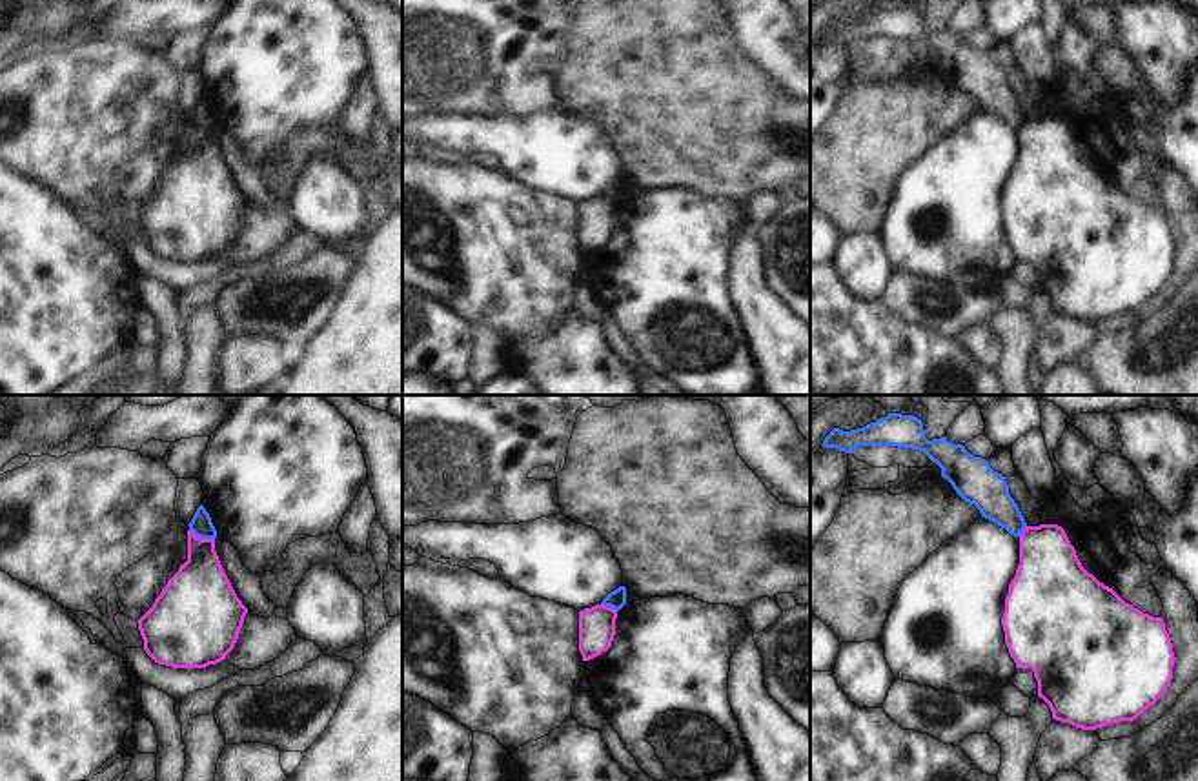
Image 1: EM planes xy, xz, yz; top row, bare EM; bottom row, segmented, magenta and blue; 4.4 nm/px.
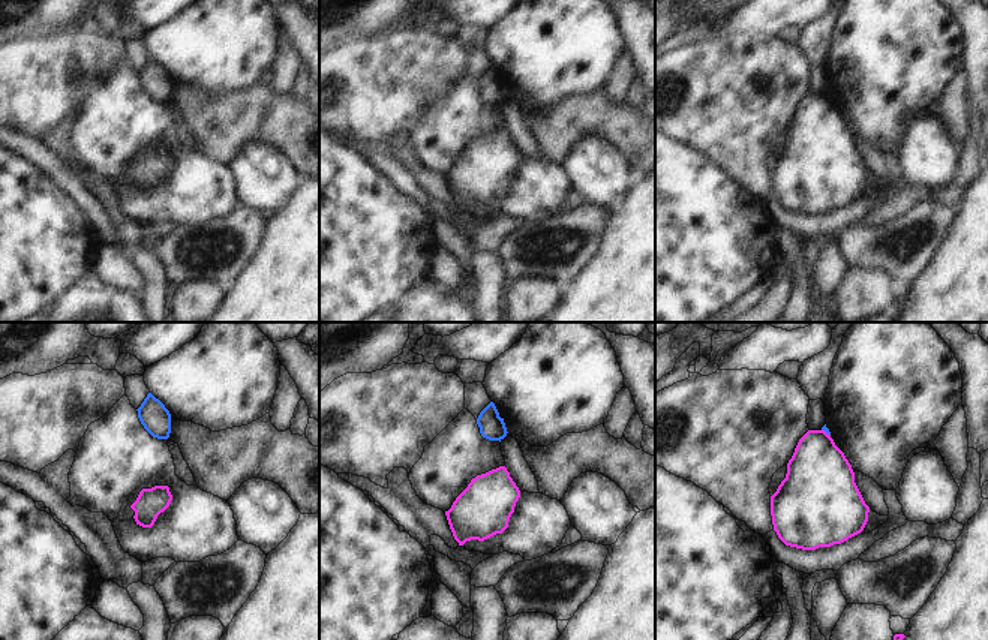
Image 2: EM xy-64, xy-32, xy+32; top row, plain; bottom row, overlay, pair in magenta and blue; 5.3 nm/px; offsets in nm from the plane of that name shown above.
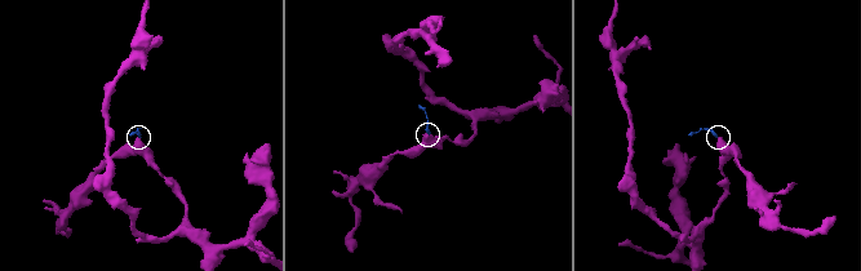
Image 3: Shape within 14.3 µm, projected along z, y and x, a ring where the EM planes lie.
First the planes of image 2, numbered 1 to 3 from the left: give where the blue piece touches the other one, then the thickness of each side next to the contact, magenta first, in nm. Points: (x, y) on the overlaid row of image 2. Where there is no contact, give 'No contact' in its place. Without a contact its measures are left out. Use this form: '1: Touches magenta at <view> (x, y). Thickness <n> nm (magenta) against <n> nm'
1: No contact
2: No contact
3: Touches magenta at xy+32 (825, 432). Thickness 360 nm (magenta) against 20 nm.

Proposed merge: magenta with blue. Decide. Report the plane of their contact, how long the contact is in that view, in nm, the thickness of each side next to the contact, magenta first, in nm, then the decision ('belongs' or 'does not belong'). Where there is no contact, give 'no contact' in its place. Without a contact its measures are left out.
xy | 120 nm | 300/100 nm | does not belong

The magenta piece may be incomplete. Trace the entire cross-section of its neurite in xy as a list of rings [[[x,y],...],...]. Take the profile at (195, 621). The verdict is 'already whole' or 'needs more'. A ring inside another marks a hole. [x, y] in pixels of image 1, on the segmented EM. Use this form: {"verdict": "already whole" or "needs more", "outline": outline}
{"verdict": "already whole", "outline": [[[188,530],[188,561],[168,581],[153,606],[137,621],[146,654],[171,668],[206,668],[235,648],[248,608],[237,597],[215,552],[215,539]]]}

